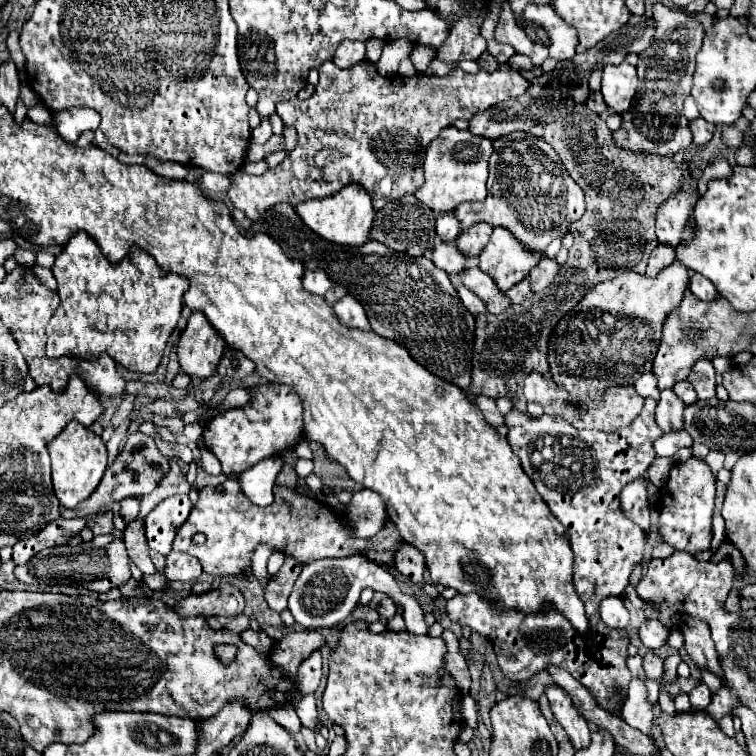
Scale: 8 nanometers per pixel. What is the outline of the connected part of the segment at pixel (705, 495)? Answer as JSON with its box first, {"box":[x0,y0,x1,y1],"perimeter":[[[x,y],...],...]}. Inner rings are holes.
{"box":[658,458,714,554],"perimeter":[[[690,458],[676,462],[668,482],[660,490],[658,508],[658,530],[666,544],[688,554],[696,554],[710,548],[712,542],[712,512],[714,512],[714,476],[704,460]]]}

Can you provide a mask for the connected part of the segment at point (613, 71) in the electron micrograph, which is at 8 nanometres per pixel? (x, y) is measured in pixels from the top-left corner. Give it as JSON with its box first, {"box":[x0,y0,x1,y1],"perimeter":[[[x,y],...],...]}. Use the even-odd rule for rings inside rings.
{"box":[602,62,638,114],"perimeter":[[[622,62],[618,66],[606,66],[604,74],[602,74],[602,96],[608,104],[608,108],[612,108],[618,114],[624,114],[630,104],[632,98],[636,94],[636,86],[638,86],[638,76],[636,76],[636,68]]]}

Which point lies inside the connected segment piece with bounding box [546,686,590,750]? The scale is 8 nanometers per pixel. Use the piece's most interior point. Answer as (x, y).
(570, 719)

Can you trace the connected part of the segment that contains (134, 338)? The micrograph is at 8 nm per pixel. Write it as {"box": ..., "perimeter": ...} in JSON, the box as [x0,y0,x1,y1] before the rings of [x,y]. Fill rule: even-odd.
{"box":[46,232,188,372],"perimeter":[[[86,232],[74,234],[52,266],[58,282],[60,306],[52,314],[46,334],[46,354],[50,358],[98,358],[106,352],[132,372],[156,372],[168,336],[176,328],[182,312],[188,280],[158,268],[154,258],[136,244],[120,262],[110,262]]]}

